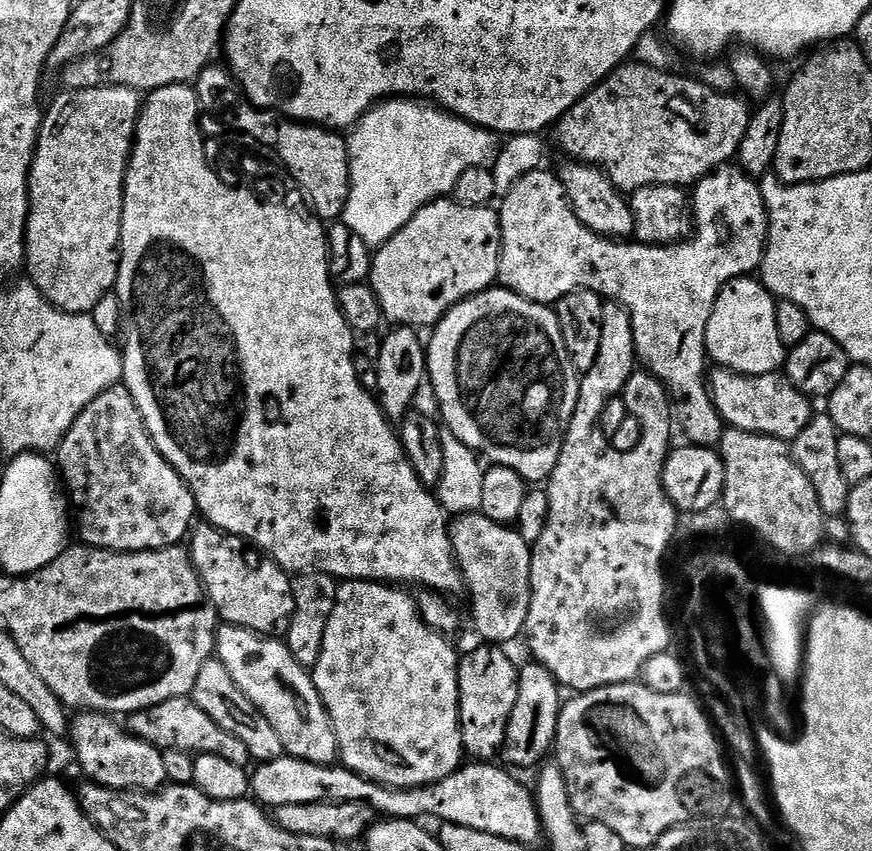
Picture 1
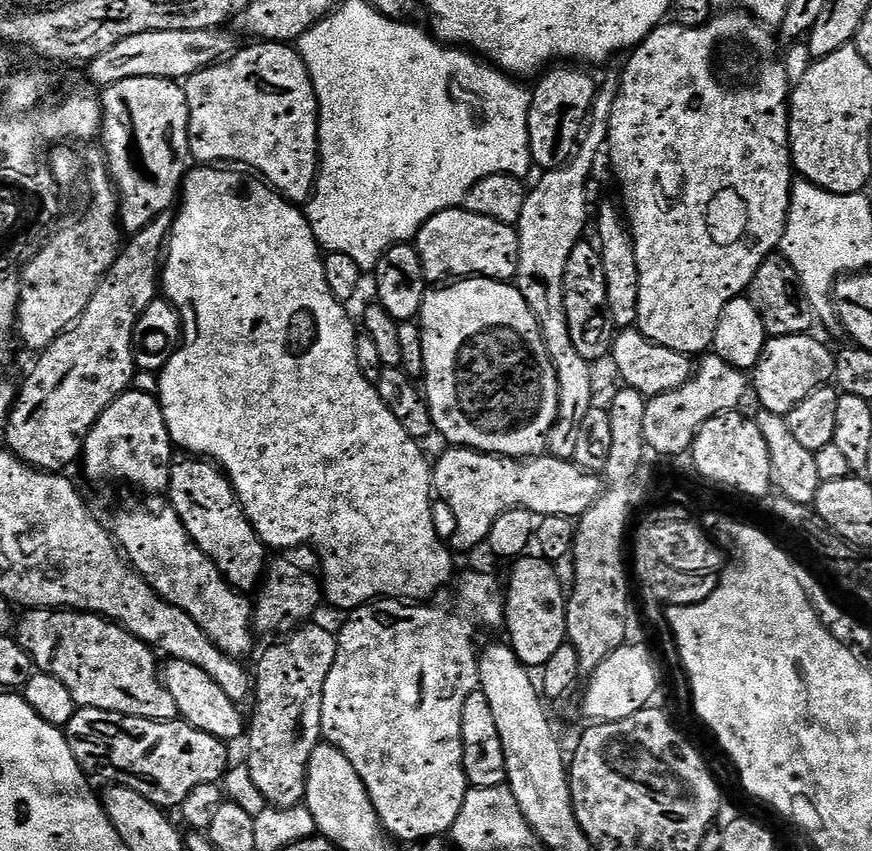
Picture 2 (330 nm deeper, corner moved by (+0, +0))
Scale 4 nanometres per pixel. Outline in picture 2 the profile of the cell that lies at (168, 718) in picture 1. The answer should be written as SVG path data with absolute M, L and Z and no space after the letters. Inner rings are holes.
M77 707L74 718L70 718L66 725L66 735L74 758L89 777L96 778L96 775L100 775L104 782L126 786L165 810L179 809L186 802L186 798L190 798L190 790L195 790L198 786L220 784L230 769L229 745L214 738L214 734L206 734L179 718L147 720L141 716Z

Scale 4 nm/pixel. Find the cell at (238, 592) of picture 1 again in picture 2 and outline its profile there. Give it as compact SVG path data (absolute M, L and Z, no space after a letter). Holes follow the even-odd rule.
M207 458L184 459L188 460L177 459L173 463L166 489L167 499L178 518L182 518L182 526L186 526L198 550L212 559L224 579L237 592L255 593L266 575L266 545L248 520L224 469Z

